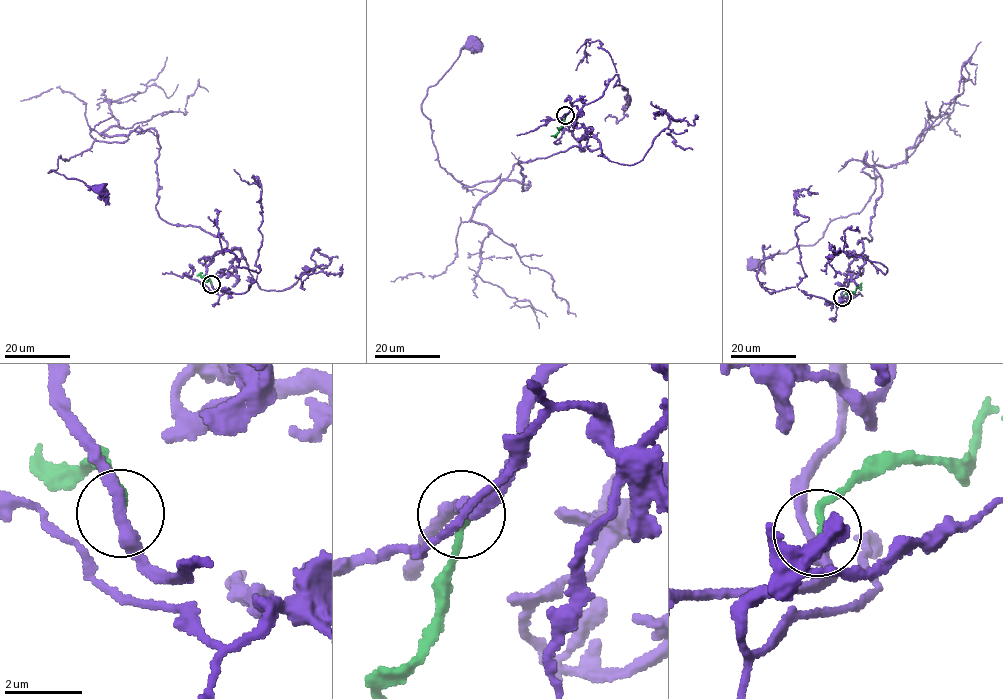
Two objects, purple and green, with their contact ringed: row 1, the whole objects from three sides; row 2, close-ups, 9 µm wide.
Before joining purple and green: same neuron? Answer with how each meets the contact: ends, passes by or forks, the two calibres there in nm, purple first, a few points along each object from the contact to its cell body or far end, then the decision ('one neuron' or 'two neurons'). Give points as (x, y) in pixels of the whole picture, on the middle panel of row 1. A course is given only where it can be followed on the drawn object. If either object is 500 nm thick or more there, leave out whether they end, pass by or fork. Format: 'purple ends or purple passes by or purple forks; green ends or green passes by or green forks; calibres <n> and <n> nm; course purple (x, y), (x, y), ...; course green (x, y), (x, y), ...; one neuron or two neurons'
purple passes by; green ends; calibres 320 and 180 nm; course purple (565, 114), (584, 151), (519, 161), (527, 189), (499, 175), (461, 184), (438, 161), (421, 103), (474, 43); course green (565, 115), (555, 138); one neuron

